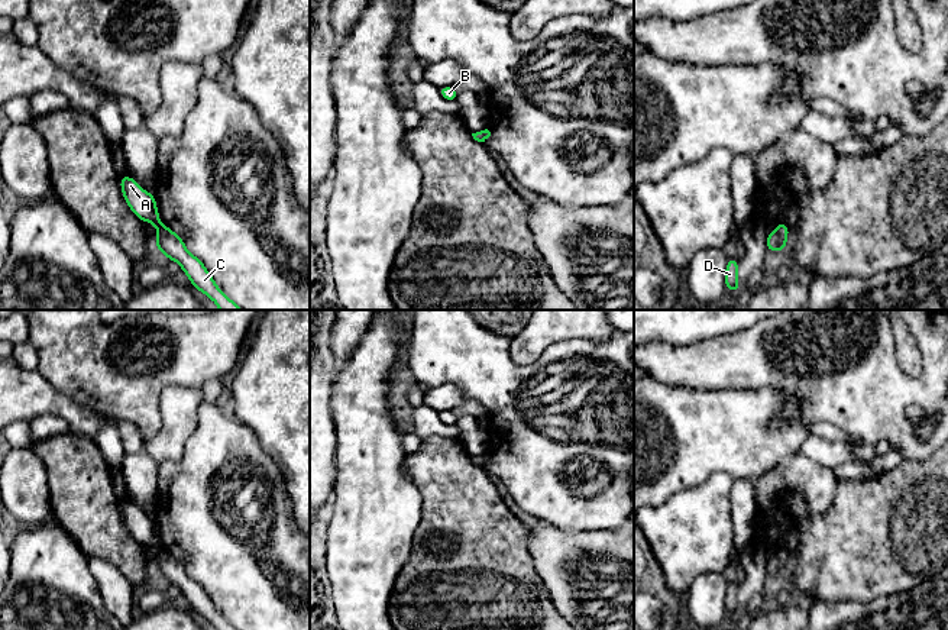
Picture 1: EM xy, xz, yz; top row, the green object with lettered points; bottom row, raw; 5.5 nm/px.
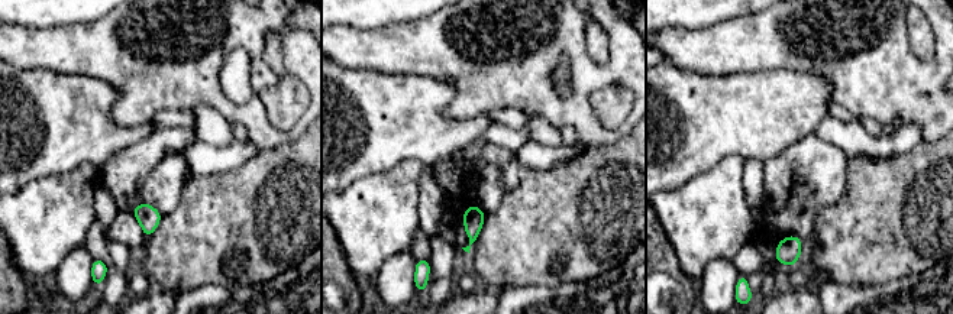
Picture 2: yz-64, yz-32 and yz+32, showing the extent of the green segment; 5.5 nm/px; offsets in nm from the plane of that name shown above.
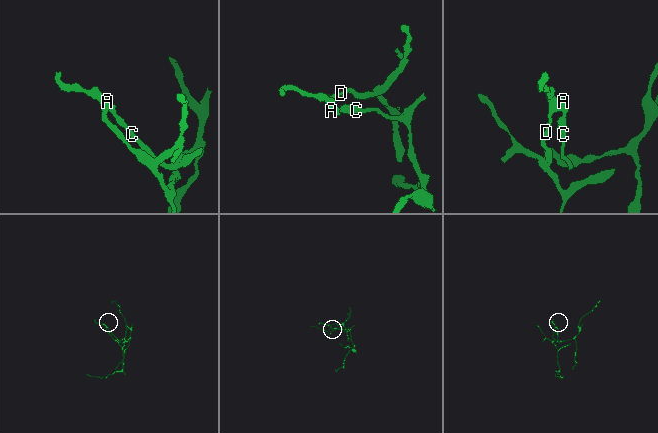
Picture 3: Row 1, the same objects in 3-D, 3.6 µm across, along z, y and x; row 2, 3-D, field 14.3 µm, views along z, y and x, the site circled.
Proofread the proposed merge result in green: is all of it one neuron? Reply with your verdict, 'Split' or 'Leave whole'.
Split

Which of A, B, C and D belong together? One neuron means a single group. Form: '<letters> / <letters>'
A B D / C

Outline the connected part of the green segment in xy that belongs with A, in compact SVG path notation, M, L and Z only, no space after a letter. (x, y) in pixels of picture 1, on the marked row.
M120 175L120 187L126 203L130 210L142 222L151 222L156 229L162 226L158 216L155 196L142 190L136 180L127 175Z

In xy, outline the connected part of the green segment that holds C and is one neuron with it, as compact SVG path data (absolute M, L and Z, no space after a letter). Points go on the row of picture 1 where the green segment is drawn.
M162 224L158 229L155 243L159 252L181 265L181 269L188 275L191 285L211 298L220 310L243 310L216 285L204 264L187 251L184 240L169 227Z

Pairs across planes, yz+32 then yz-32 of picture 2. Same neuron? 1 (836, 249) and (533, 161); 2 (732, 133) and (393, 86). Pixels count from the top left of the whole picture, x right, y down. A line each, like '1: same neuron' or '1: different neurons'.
1: different neurons
2: same neuron

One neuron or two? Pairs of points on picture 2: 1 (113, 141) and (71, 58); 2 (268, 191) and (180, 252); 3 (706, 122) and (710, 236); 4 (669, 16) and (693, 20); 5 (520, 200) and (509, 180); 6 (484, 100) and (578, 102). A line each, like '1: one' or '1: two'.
1: two
2: one
3: two
4: one
5: two
6: one

